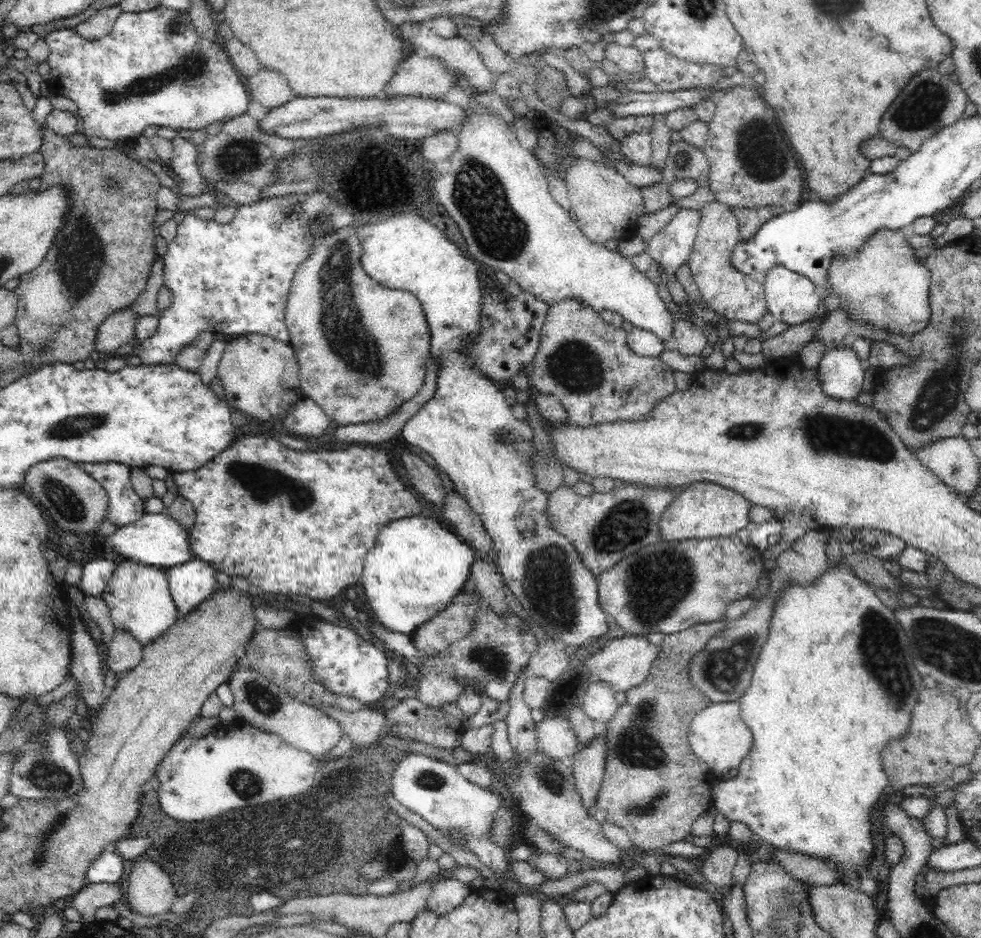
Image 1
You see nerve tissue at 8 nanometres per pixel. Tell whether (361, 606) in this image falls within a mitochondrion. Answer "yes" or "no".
no

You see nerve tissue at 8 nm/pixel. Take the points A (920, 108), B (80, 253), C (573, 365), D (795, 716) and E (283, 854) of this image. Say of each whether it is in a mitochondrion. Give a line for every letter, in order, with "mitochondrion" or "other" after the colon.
A: mitochondrion
B: mitochondrion
C: mitochondrion
D: other
E: mitochondrion

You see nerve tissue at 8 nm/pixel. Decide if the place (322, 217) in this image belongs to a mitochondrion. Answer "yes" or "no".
yes

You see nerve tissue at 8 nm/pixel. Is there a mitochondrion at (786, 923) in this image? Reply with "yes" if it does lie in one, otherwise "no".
yes

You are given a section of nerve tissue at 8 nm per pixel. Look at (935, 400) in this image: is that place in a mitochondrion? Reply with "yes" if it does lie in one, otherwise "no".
yes

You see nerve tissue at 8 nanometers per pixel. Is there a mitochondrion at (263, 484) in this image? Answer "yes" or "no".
yes

